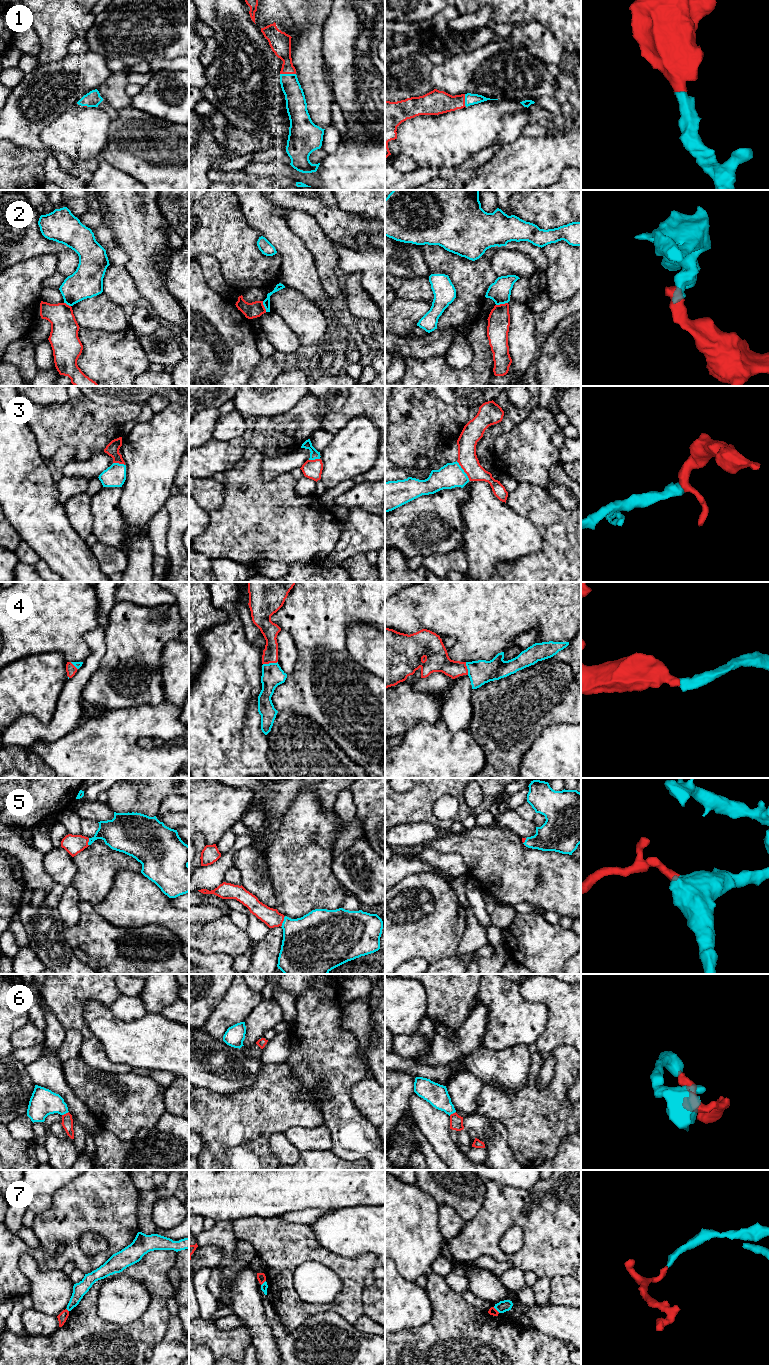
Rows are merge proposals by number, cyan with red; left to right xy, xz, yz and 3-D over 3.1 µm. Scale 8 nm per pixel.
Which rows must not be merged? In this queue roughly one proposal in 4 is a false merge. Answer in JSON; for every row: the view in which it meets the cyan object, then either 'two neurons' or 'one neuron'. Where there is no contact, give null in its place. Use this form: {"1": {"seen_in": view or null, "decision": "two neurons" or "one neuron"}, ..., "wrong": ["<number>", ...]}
{"1": {"seen_in": "xz", "decision": "one neuron"}, "2": {"seen_in": "yz", "decision": "two neurons"}, "3": {"seen_in": "yz", "decision": "one neuron"}, "4": {"seen_in": "xz", "decision": "one neuron"}, "5": {"seen_in": "xz", "decision": "one neuron"}, "6": {"seen_in": "xy", "decision": "one neuron"}, "7": {"seen_in": "yz", "decision": "two neurons"}, "wrong": ["2", "7"]}

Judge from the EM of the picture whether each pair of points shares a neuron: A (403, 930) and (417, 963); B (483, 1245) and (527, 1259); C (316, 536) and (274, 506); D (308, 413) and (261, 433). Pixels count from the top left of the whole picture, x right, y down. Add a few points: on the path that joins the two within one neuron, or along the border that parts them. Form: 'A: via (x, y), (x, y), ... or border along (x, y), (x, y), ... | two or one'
A: border along (402, 963), (414, 957), (422, 957), (430, 963) | two
B: via (500, 1226), (517, 1217), (529, 1229), (529, 1240) | one
C: via (306, 528), (296, 528), (284, 516) | one
D: via (296, 425), (287, 433), (273, 433) | one

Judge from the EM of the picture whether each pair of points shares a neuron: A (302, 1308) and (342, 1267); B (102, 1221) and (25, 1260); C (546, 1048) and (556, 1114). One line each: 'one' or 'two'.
A: one
B: two
C: two

